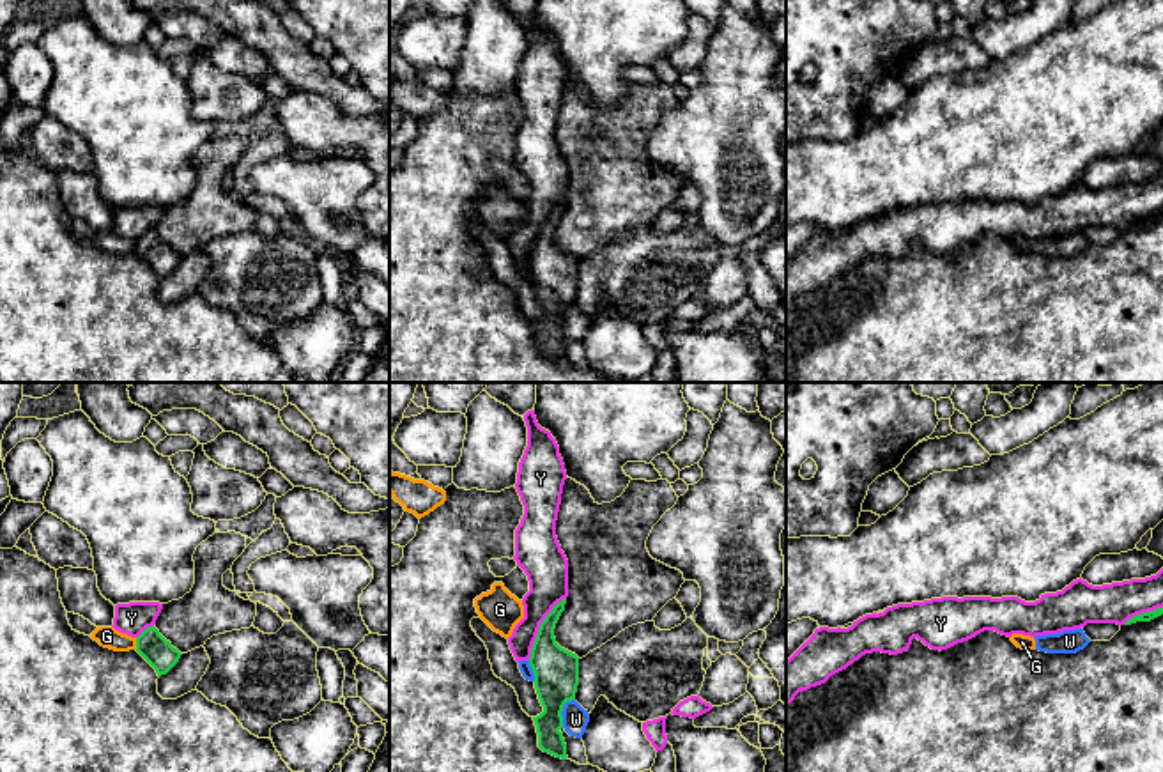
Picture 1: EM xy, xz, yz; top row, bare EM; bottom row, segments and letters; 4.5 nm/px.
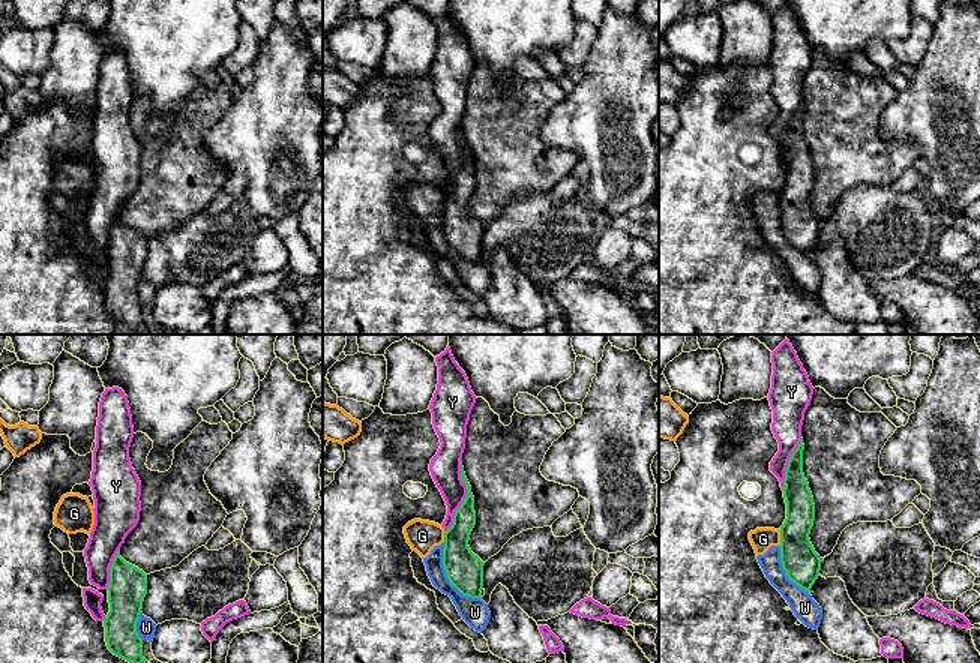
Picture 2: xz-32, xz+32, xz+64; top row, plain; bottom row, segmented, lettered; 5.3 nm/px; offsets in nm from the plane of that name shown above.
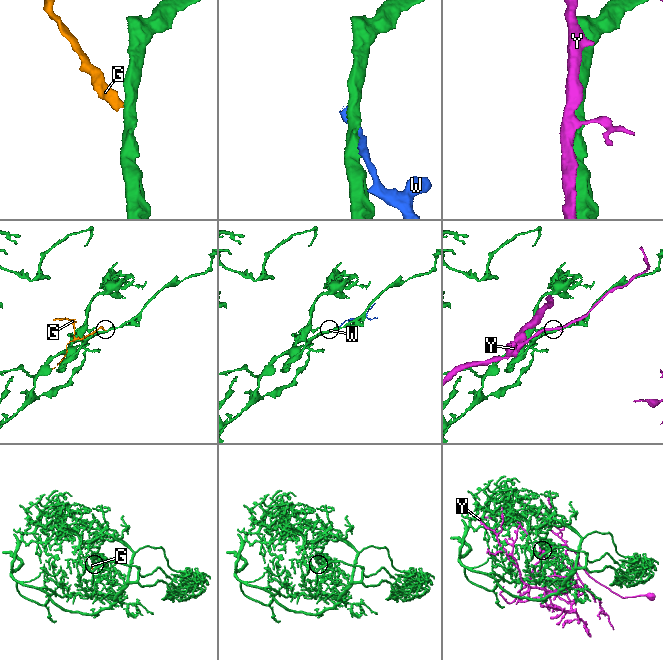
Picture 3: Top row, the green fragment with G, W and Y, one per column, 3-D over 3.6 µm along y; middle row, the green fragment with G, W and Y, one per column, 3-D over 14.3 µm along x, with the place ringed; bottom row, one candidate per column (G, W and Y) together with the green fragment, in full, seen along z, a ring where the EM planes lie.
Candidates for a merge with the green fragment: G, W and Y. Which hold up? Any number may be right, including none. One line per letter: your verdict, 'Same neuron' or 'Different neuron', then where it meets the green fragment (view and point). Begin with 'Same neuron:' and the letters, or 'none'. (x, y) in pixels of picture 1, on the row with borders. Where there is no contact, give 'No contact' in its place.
Same neuron: none
G: Different neuron. Touches green at xy (137, 643)
W: Different neuron. Touches green at xz (562, 710)
Y: Different neuron. Touches green at xz (540, 627)

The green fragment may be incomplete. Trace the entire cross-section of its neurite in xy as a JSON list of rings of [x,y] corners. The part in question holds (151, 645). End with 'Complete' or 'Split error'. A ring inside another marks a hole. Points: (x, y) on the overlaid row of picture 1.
[[[154,625],[136,637],[136,652],[156,669],[158,676],[166,675],[182,655]]]. Complete

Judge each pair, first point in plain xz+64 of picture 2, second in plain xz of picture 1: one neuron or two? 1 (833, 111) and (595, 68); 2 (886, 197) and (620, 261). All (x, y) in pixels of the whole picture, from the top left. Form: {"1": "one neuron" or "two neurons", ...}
{"1": "two neurons", "2": "one neuron"}

